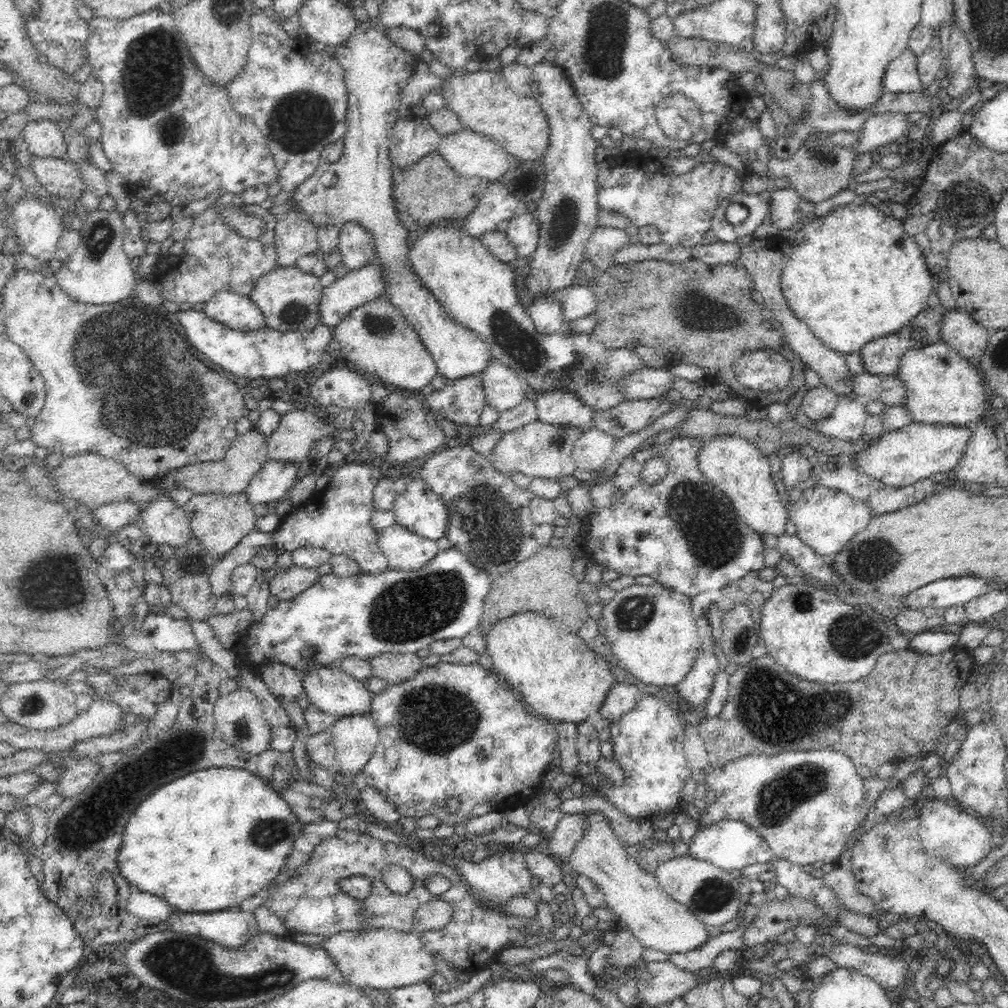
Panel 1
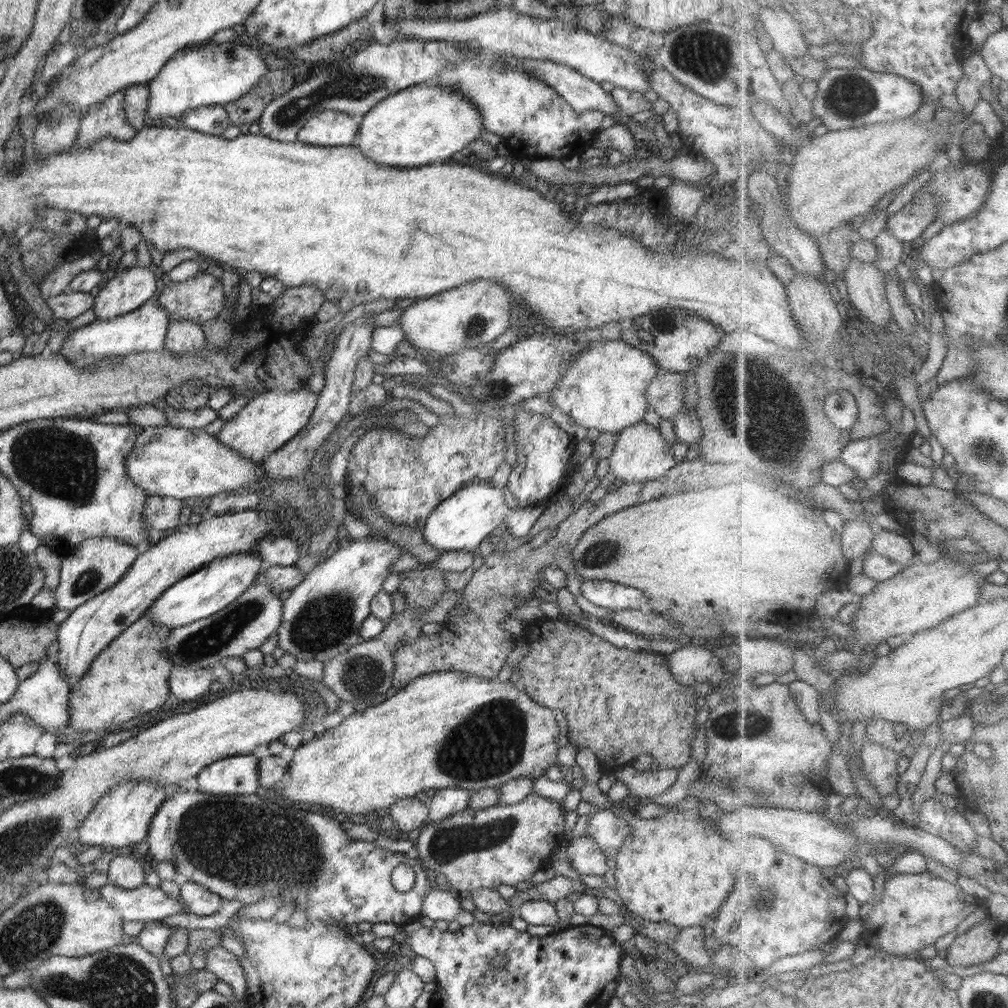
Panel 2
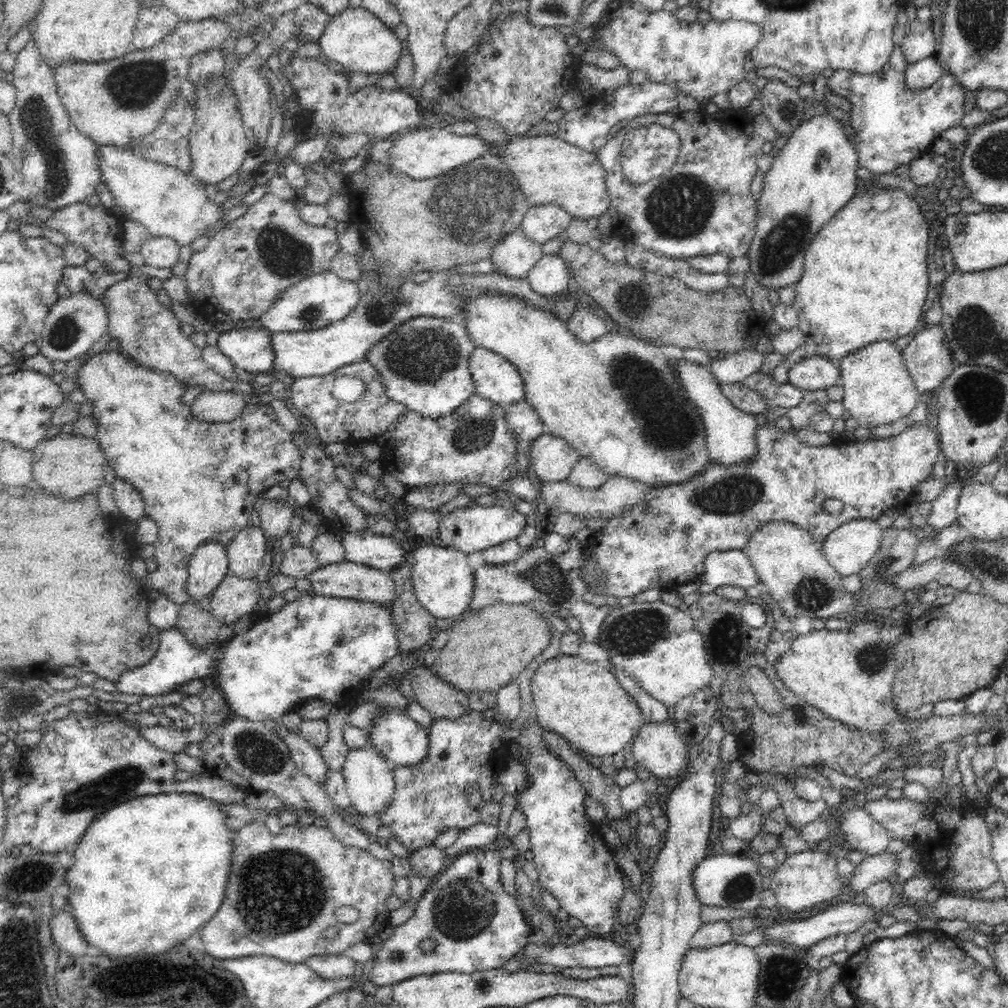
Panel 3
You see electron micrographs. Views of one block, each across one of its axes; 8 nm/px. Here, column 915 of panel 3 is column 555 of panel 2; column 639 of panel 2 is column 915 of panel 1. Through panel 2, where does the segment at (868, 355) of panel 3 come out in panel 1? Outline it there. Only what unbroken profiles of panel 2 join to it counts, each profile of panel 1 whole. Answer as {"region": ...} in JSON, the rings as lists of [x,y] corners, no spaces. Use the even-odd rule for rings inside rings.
{"region":[[[944,342],[907,350],[901,356],[896,375],[907,390],[902,407],[914,423],[968,427],[986,419],[990,402],[983,376],[967,358]]]}

